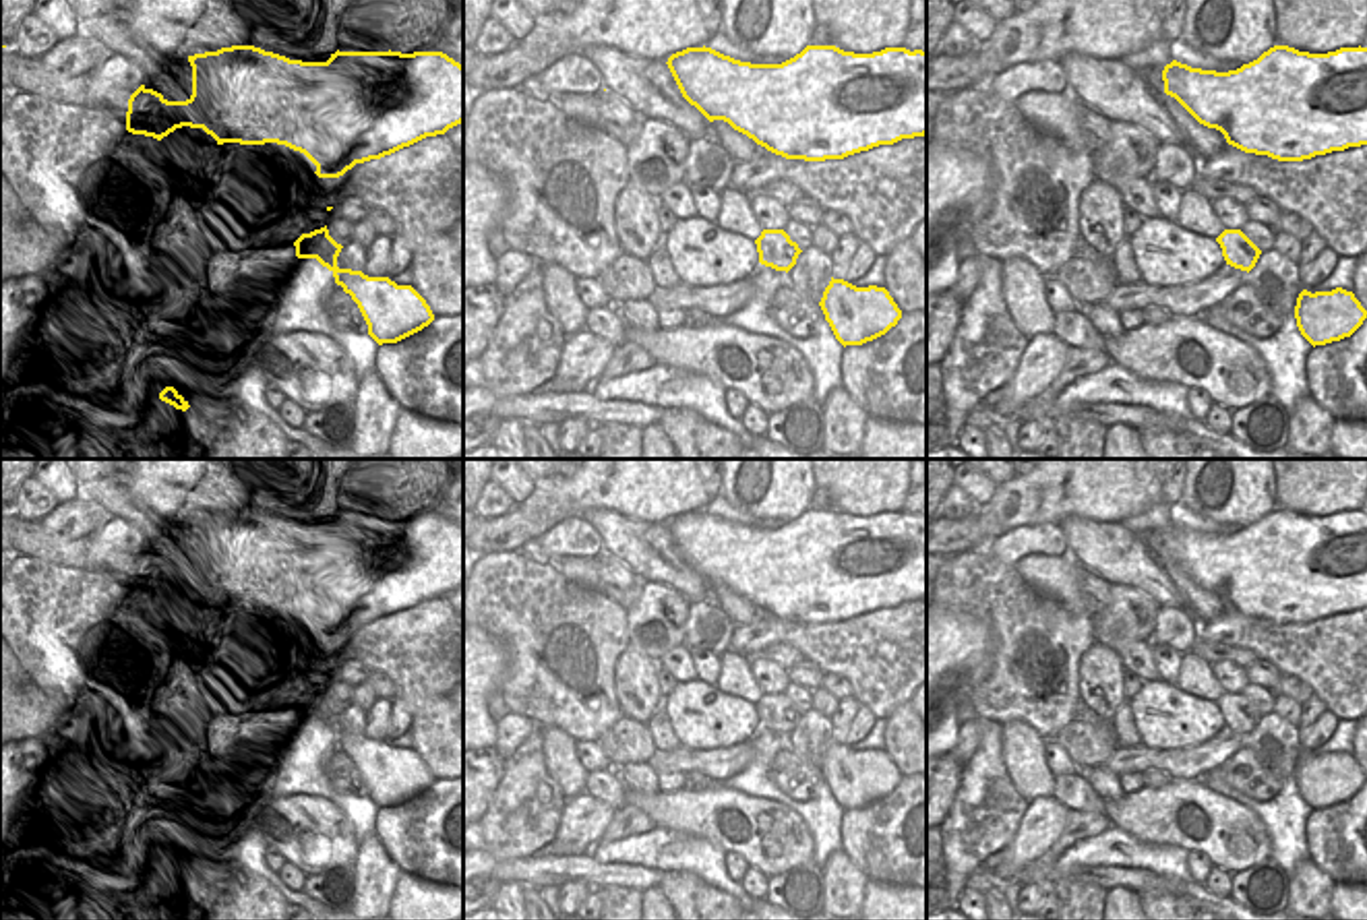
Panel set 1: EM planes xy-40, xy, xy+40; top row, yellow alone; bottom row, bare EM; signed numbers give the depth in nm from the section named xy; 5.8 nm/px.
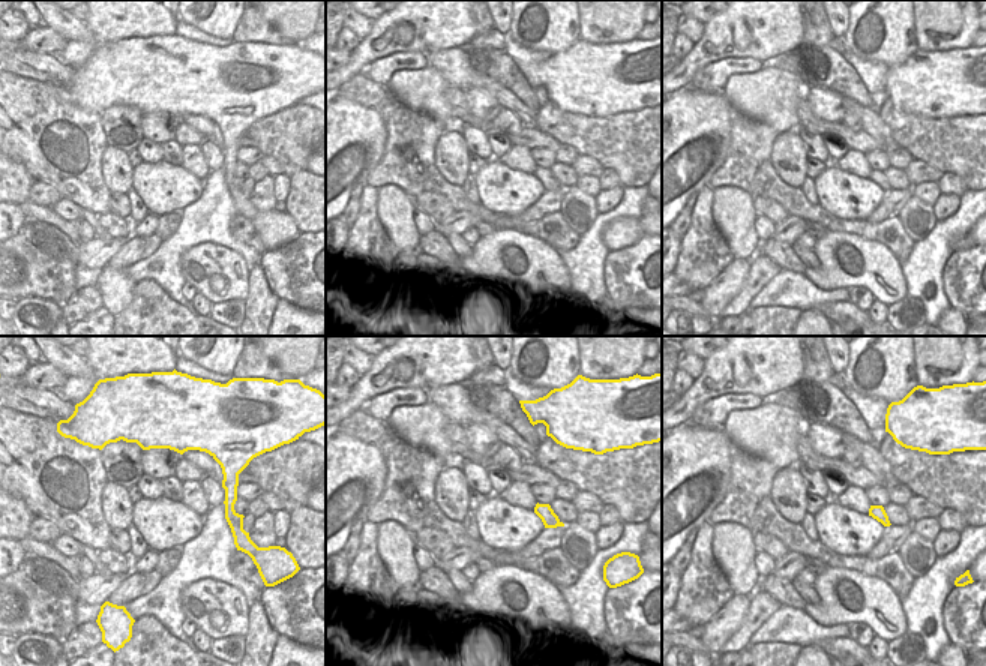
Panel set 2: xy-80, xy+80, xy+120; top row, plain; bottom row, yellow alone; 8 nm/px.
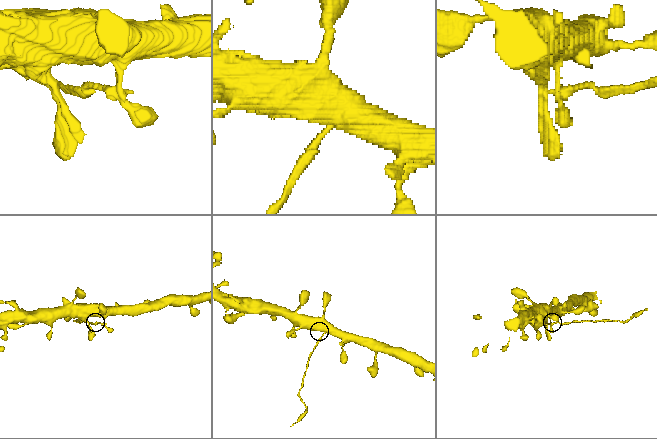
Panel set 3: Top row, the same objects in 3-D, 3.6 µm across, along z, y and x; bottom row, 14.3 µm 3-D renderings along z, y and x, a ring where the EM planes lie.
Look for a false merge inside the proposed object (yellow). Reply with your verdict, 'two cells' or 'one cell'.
two cells

